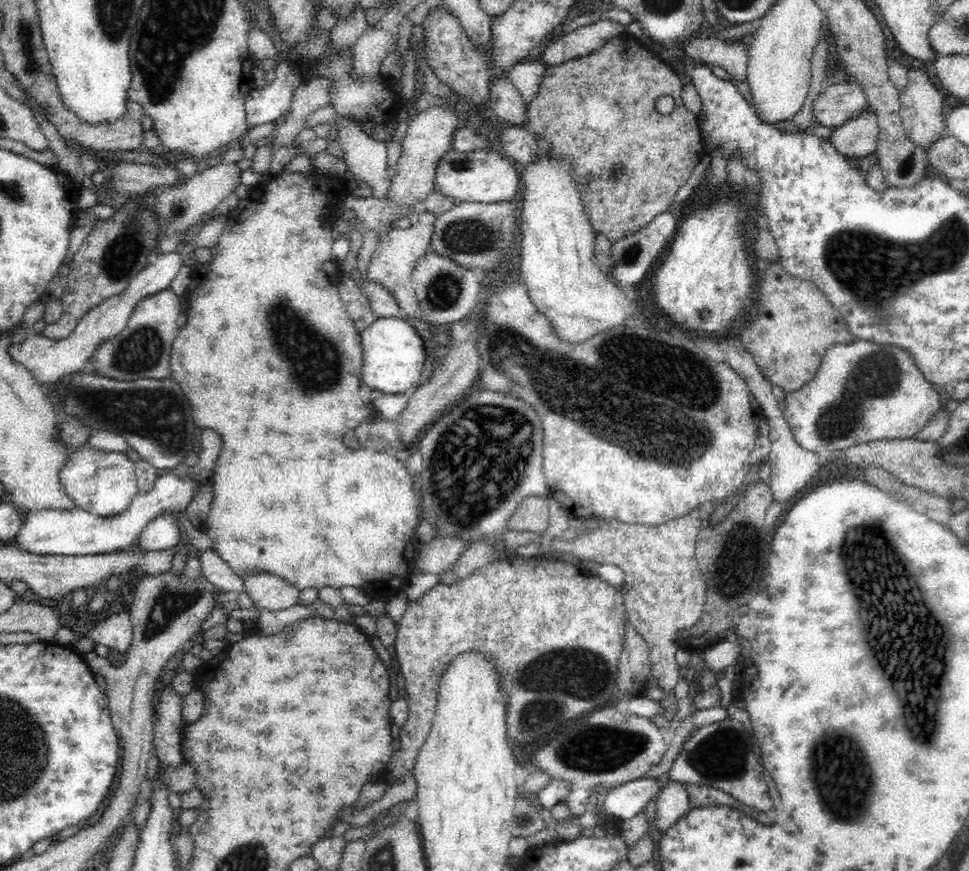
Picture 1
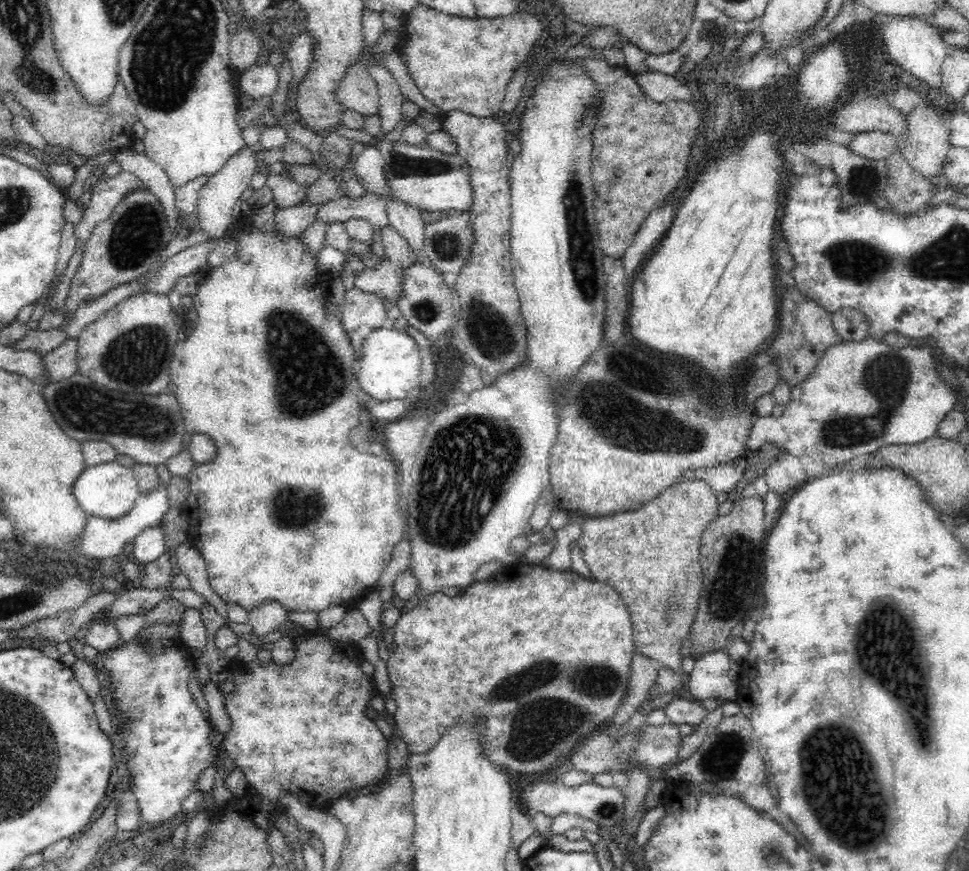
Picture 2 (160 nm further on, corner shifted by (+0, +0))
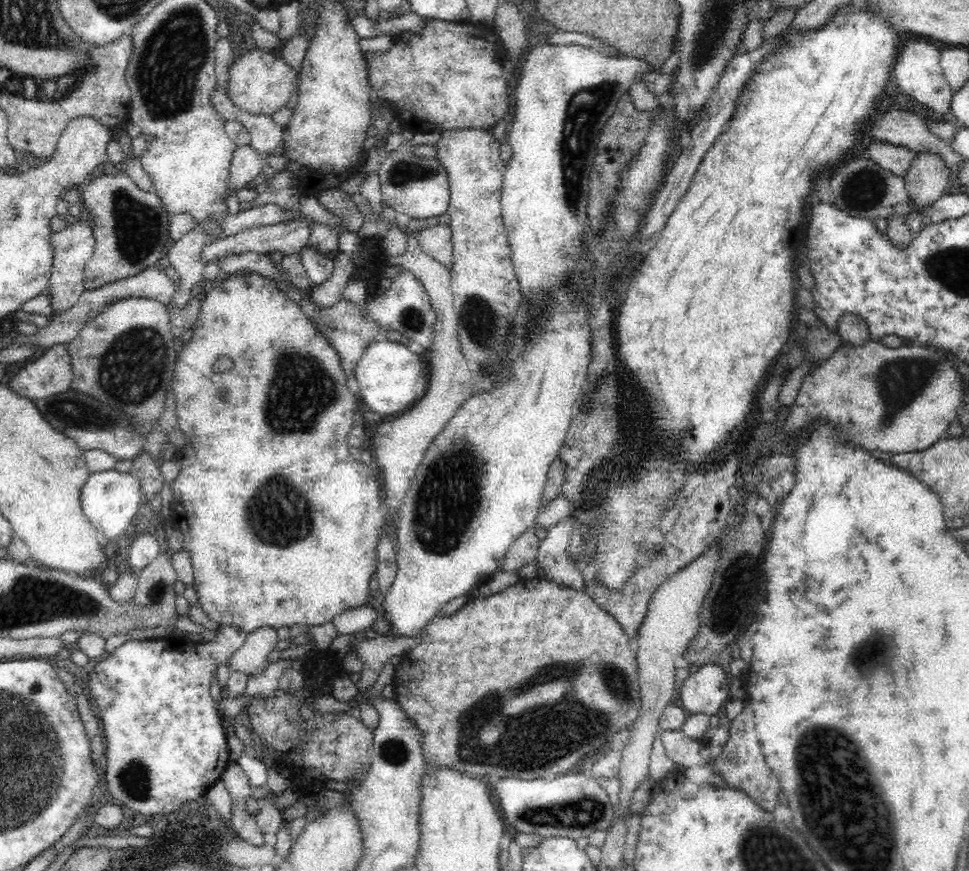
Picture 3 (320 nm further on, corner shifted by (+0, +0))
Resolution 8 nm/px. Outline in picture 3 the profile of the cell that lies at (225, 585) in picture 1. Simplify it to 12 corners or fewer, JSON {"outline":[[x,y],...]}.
{"outline":[[246,642],[123,643],[88,673],[112,801],[205,796],[229,757],[210,696]]}

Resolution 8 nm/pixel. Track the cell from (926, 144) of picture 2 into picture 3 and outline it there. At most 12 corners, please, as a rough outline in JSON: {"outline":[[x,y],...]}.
{"outline":[[917,154],[903,178],[911,211],[944,195],[950,173],[939,156]]}

